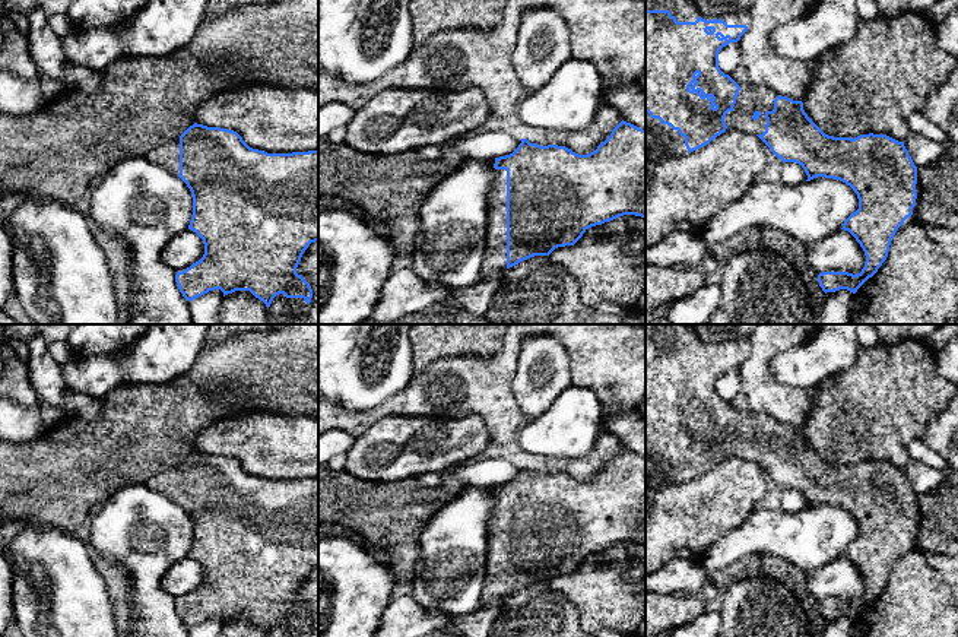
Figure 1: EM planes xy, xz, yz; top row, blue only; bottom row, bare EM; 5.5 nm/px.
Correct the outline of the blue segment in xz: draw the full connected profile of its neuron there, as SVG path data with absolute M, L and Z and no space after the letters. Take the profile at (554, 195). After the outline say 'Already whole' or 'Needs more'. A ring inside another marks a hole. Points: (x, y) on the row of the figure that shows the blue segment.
M624 120L587 155L521 139L513 153L495 158L494 168L480 281L530 257L574 245L591 226L624 215L645 218L645 130Z. Needs more

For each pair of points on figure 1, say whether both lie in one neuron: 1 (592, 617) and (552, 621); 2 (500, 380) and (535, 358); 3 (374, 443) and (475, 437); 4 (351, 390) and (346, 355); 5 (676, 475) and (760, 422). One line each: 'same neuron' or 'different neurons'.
1: different neurons
2: different neurons
3: same neuron
4: same neuron
5: same neuron

